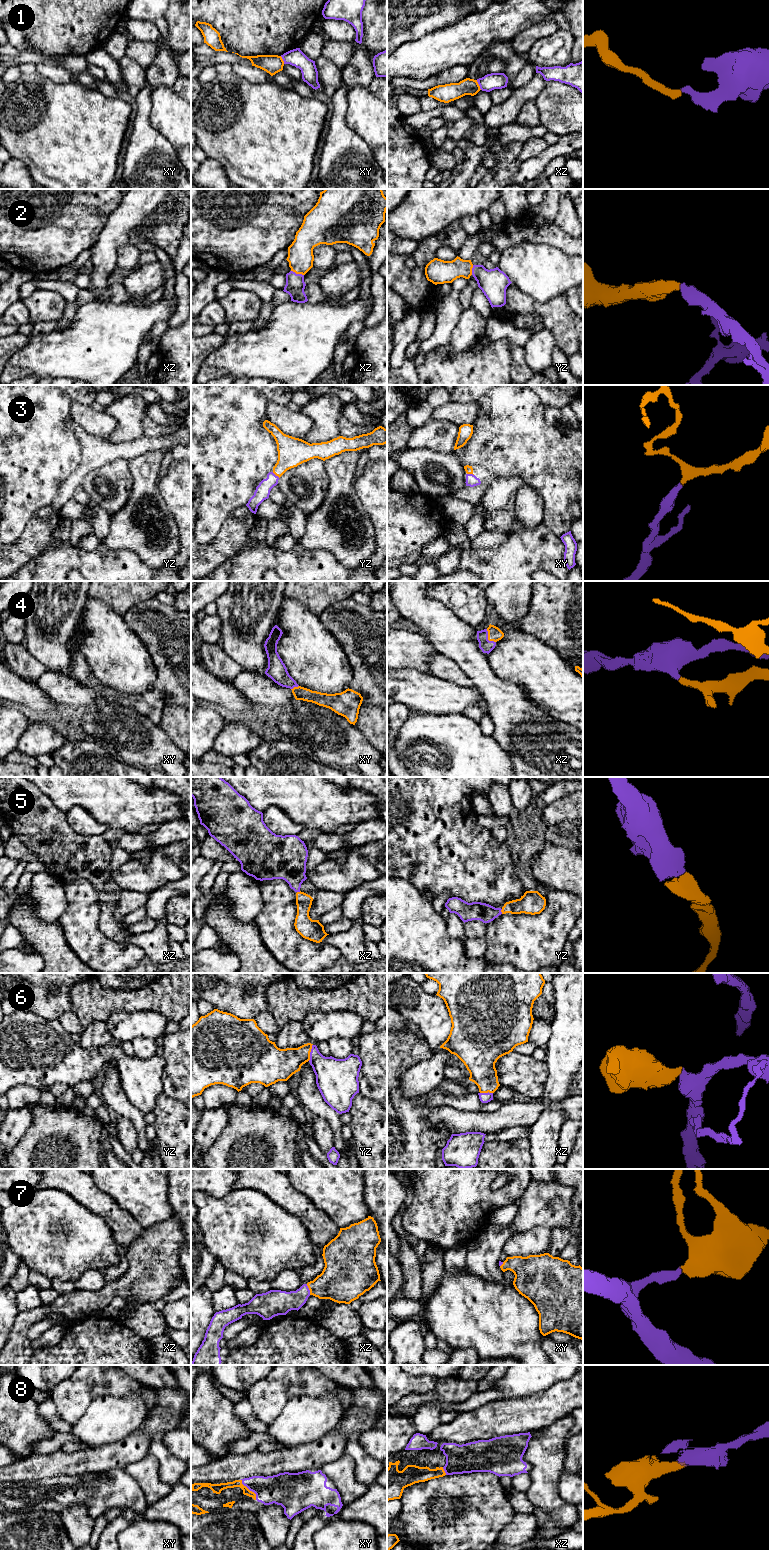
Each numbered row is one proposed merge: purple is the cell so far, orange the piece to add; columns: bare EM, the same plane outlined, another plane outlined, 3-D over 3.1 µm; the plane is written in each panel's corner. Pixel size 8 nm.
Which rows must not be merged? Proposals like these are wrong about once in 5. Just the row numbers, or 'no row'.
1

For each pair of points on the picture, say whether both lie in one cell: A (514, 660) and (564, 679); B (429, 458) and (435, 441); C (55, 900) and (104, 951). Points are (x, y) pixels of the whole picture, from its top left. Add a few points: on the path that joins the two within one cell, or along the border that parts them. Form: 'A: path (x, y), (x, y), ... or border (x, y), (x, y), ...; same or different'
A: path (526, 660), (548, 679), (552, 679); same
B: border (409, 447), (452, 452); different
C: border (63, 887), (66, 909), (57, 920); different

